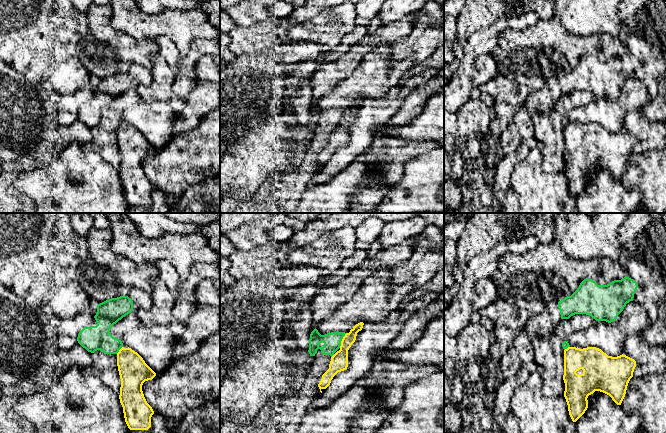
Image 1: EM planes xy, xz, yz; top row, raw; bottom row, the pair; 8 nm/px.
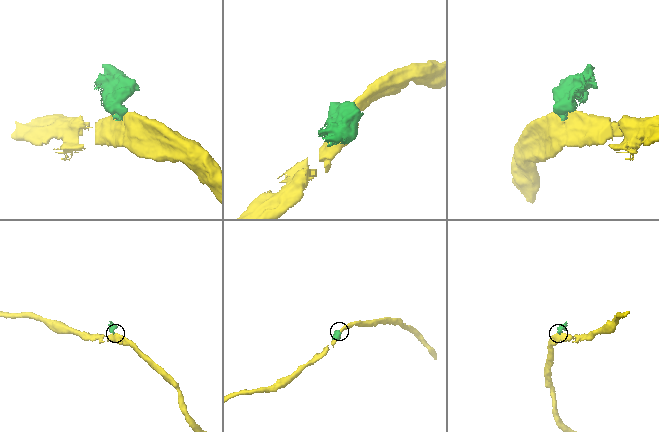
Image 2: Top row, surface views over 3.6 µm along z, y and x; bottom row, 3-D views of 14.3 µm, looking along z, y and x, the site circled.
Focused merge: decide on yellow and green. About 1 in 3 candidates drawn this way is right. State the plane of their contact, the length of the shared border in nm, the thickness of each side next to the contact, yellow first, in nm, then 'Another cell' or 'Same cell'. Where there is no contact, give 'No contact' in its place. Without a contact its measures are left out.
Touches yellow in xz. Shared border 130 nm. Thickness 140 nm (yellow) against 140 nm. Another cell

